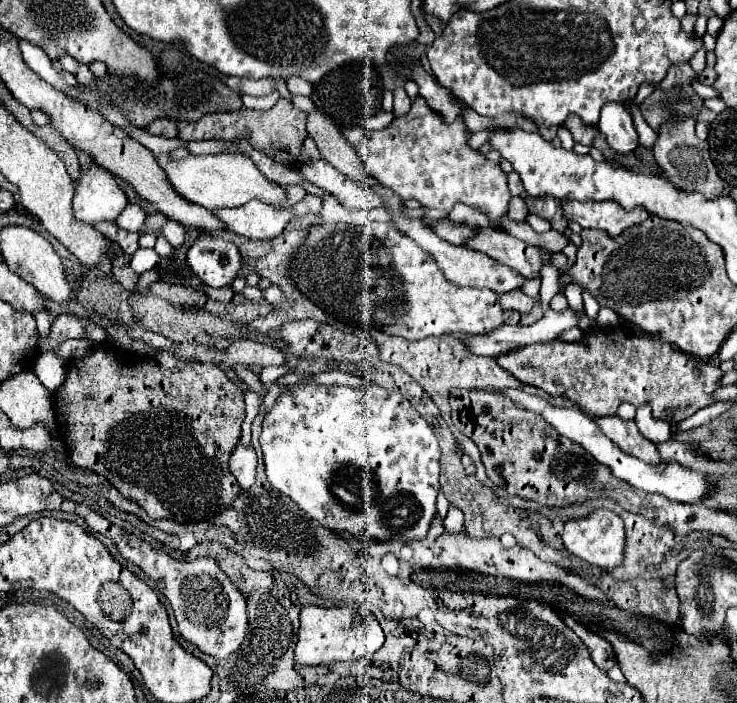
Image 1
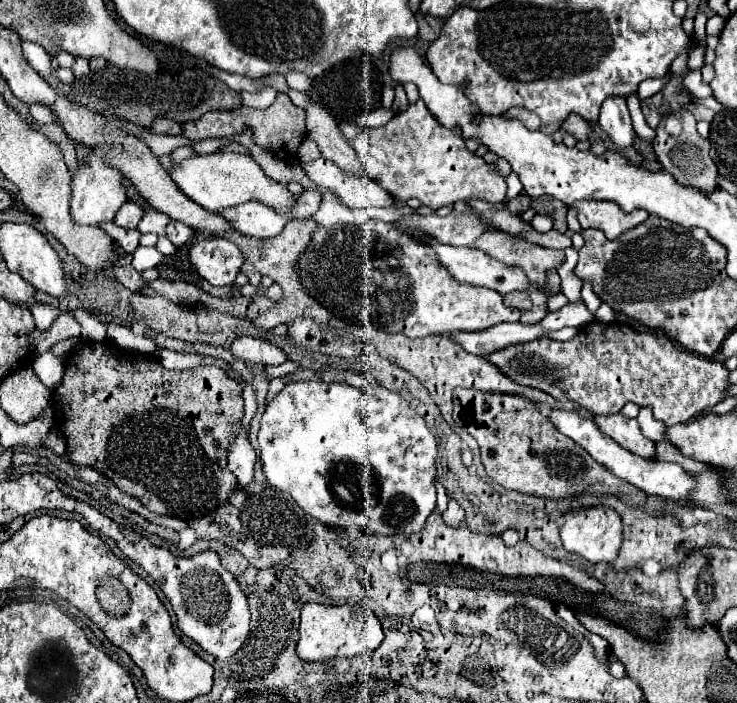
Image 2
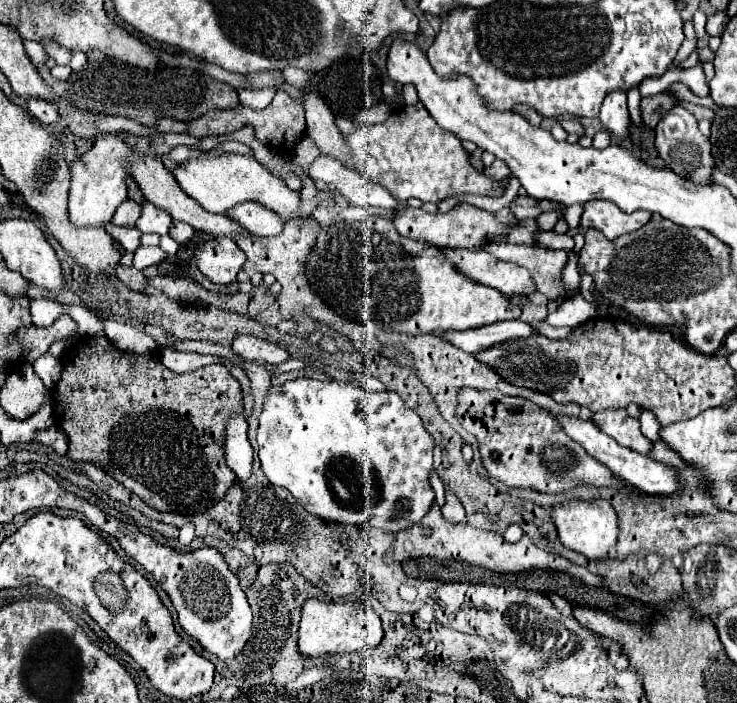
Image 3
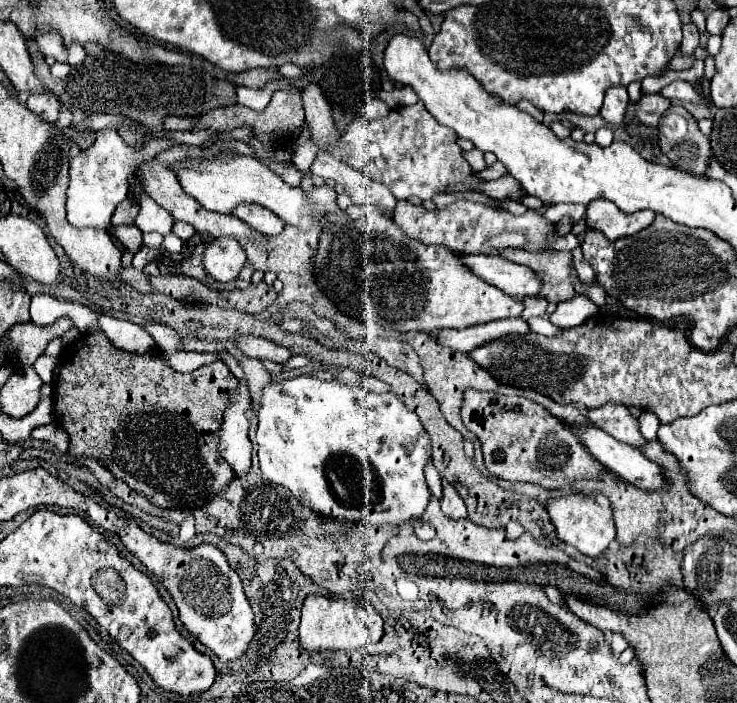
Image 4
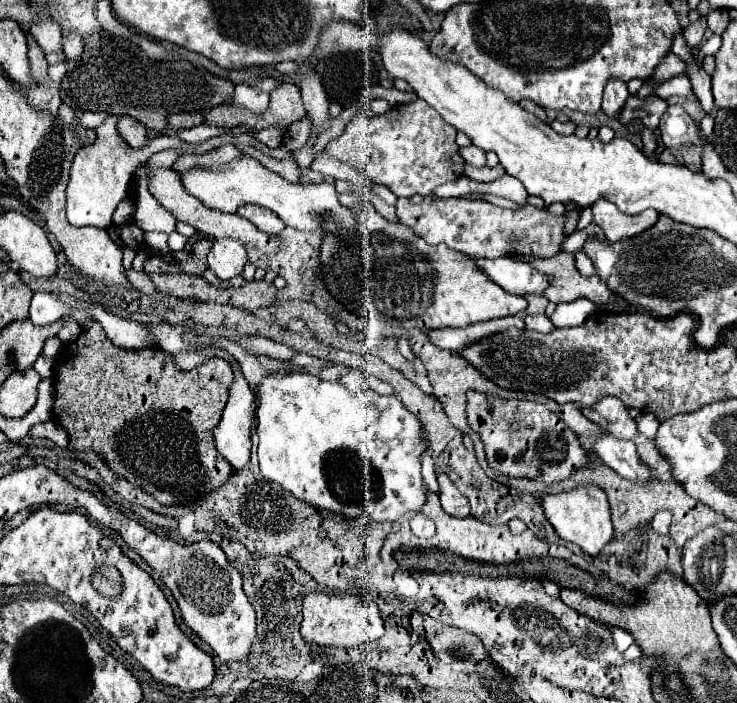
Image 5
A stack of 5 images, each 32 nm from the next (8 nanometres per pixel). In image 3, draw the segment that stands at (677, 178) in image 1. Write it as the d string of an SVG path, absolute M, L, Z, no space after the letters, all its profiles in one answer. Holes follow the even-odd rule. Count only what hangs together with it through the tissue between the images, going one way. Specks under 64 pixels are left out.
M672 106L672 110L666 112L666 116L658 122L656 148L658 148L660 156L666 160L666 166L672 168L674 172L688 176L688 178L696 180L698 184L712 180L714 160L710 156L710 140L698 130L696 118L682 106Z

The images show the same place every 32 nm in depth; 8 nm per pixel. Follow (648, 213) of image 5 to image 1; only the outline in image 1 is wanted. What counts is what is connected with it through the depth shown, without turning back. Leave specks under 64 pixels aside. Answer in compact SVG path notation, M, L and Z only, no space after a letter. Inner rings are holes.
M562 200L566 220L578 222L582 228L600 228L608 236L618 236L624 230L644 222L650 214L644 208L624 212L616 202L568 202Z

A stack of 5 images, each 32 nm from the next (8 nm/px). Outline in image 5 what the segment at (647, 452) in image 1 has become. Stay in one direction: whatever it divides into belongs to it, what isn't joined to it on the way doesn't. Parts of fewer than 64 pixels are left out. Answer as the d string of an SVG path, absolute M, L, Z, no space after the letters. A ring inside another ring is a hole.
M604 396L600 402L592 404L590 408L582 406L580 412L588 420L592 420L598 426L602 426L606 432L610 432L616 438L634 440L638 436L636 422L634 422L634 418L630 418L628 408L624 408L624 404L622 404L620 398Z

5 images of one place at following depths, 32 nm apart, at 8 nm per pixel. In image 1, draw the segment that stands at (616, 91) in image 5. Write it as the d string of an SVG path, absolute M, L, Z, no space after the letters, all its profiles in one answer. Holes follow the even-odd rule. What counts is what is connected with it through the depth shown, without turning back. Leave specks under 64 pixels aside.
M608 102L600 112L598 128L606 134L608 144L614 148L614 152L626 156L628 152L636 150L638 134L624 102Z

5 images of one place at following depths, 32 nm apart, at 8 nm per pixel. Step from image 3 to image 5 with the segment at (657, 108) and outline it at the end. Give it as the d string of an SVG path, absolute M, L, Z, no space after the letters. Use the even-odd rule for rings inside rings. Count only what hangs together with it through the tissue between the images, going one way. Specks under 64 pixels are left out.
M630 96L622 108L632 108L634 114L642 120L644 128L648 128L648 132L652 132L652 128L658 128L658 122L660 122L666 106L668 106L668 102L658 96L650 96L650 98Z

